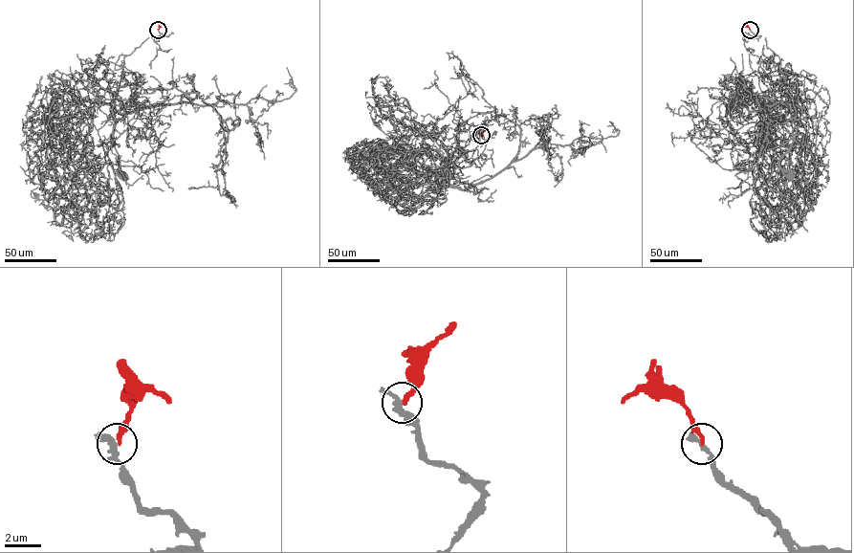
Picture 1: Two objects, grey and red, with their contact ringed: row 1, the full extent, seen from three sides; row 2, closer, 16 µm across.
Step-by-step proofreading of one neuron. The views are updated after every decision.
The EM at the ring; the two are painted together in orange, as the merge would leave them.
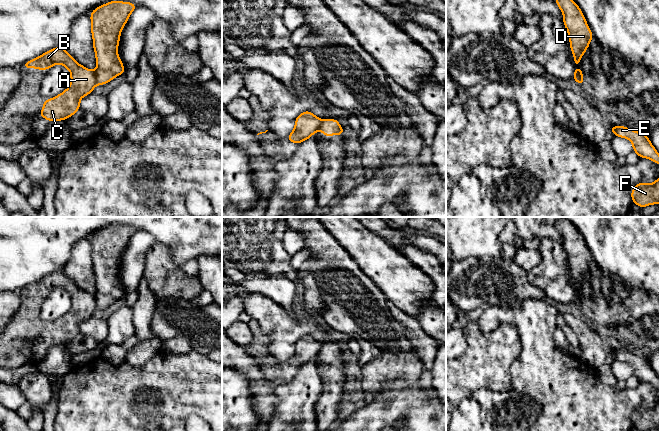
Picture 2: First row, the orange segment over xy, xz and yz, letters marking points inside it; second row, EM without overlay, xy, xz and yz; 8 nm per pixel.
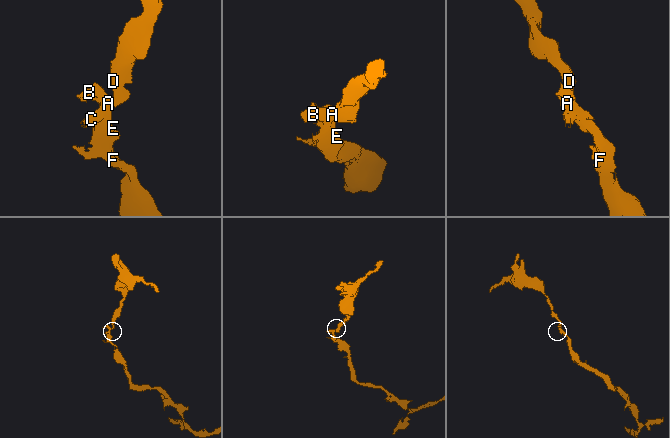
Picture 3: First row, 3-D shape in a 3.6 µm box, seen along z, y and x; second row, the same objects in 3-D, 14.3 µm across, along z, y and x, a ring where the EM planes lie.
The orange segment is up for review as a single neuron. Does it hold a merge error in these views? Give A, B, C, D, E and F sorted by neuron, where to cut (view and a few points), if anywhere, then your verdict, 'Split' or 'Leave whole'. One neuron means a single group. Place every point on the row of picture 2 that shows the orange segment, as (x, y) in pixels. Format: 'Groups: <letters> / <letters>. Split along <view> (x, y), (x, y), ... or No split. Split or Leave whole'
Groups: A B C E F / D. Split along xy (94, 72), (96, 83). Split

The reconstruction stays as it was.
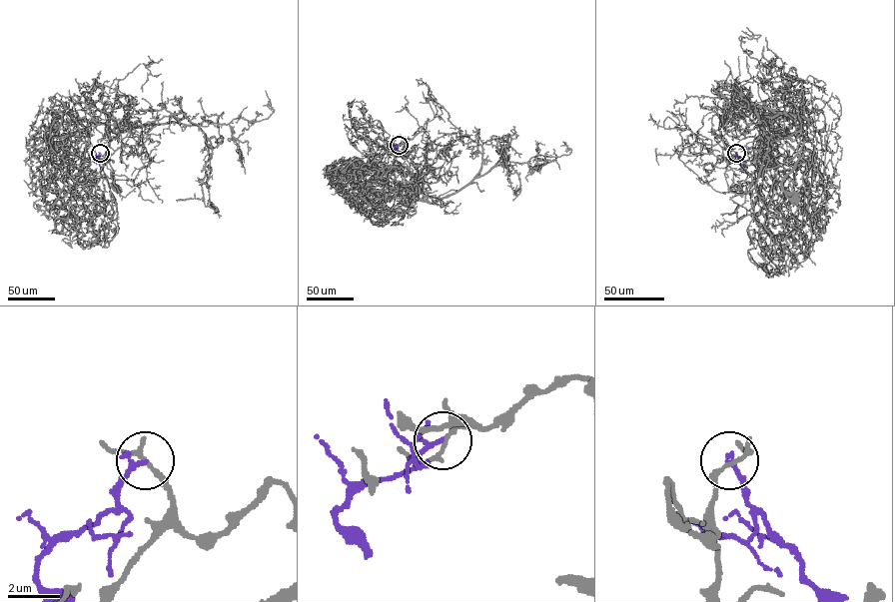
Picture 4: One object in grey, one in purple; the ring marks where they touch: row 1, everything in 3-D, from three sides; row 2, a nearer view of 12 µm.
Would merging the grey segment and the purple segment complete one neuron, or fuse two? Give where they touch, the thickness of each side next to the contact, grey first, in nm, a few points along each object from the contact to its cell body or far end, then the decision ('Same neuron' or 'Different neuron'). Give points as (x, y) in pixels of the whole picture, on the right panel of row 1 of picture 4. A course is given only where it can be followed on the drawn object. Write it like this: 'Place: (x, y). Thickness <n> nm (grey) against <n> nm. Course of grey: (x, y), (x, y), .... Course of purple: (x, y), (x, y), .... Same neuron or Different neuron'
Place: (736, 153). Thickness 150 nm (grey) against 200 nm. Course of grey: (736, 153), (733, 155), (743, 162), (765, 164), (770, 169), (797, 155), (796, 165), (782, 182), (793, 198). Course of purple: (735, 153), (742, 168). Different neuron

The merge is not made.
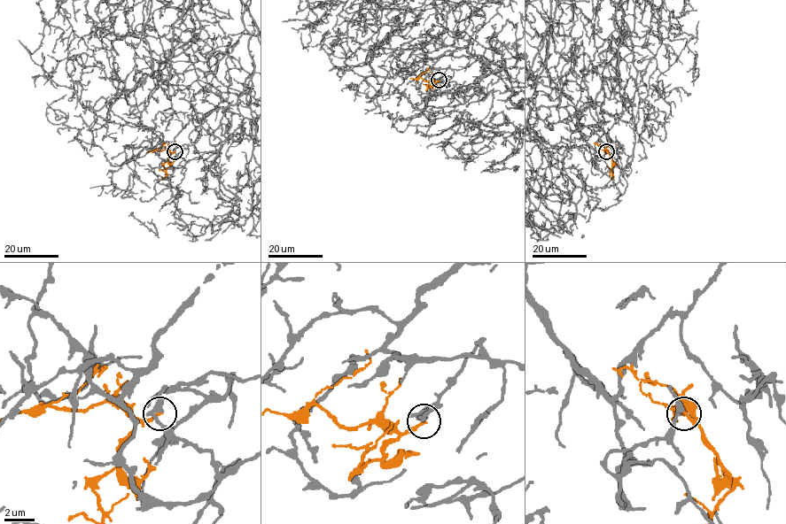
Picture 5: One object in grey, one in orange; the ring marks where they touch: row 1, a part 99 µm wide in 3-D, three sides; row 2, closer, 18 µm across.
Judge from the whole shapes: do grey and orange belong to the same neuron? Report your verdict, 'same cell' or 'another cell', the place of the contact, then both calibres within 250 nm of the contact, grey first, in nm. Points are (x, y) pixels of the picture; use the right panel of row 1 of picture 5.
another cell; at (606, 151); 320 nm thick on the grey side, 200 nm on the other

